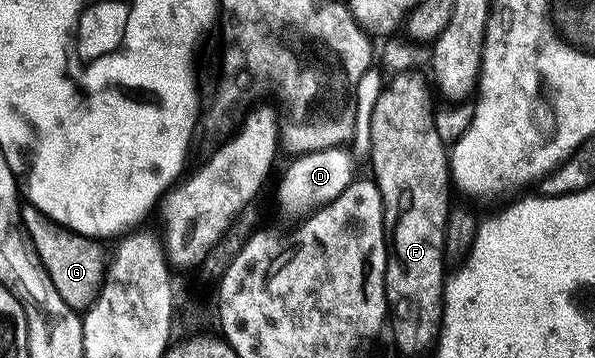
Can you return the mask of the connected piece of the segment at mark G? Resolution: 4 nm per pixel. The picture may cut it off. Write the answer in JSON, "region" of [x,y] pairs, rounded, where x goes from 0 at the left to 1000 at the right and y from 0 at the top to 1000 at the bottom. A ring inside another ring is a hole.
{"region":[[[47,564],[34,573],[32,606],[59,715],[89,782],[103,832],[126,869],[145,869],[163,830],[175,771],[176,709],[173,715],[168,693],[171,684],[84,620],[76,598]]]}

